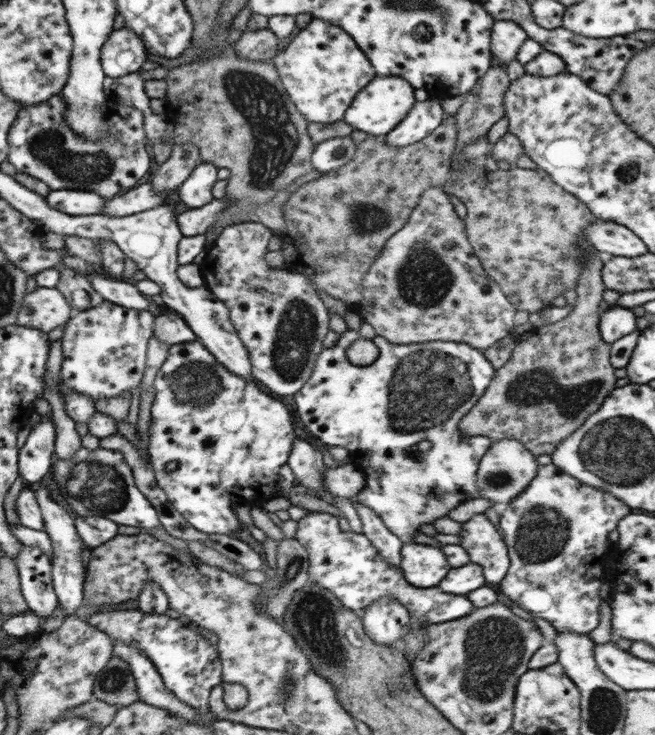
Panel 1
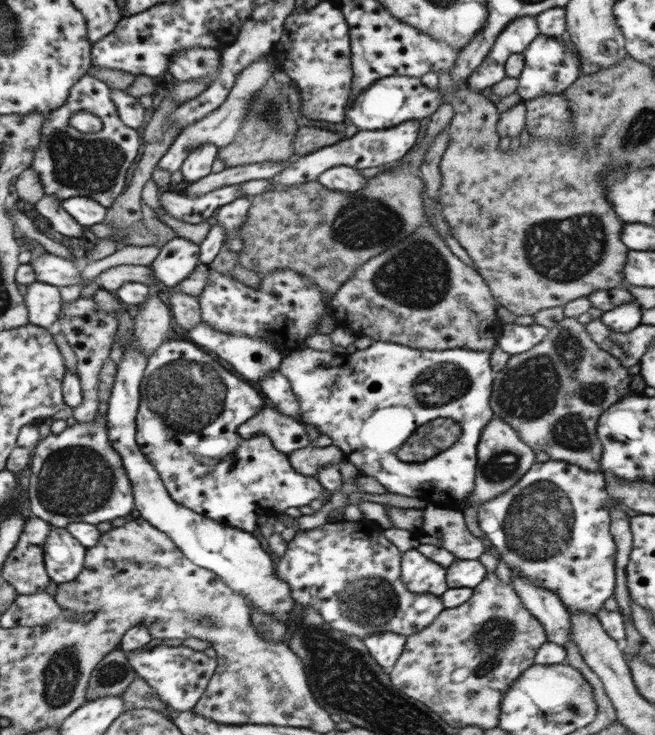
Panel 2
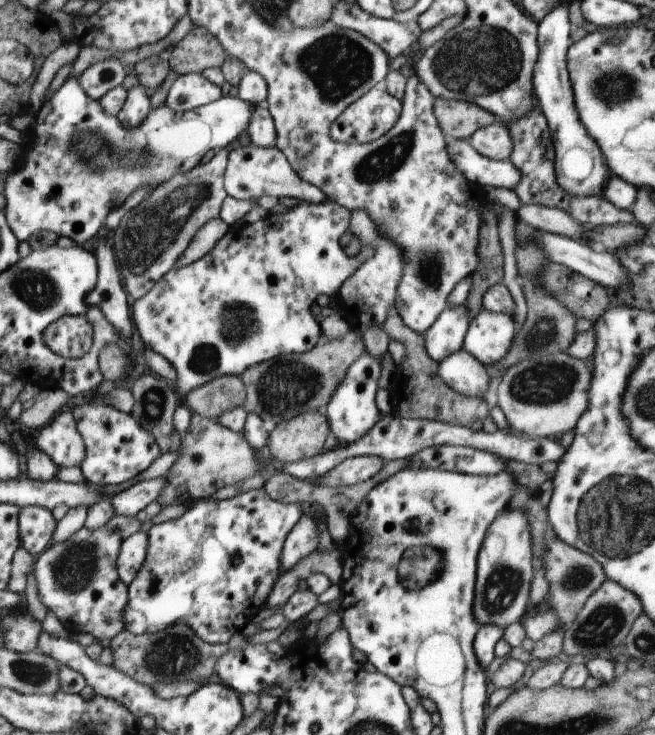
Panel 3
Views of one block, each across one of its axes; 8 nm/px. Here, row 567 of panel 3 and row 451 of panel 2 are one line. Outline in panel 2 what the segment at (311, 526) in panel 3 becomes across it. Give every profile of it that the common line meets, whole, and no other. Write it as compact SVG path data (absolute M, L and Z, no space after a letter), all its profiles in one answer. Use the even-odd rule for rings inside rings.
M269 407L262 408L262 412L238 427L237 431L246 439L262 433L272 439L279 452L287 455L310 445L310 437L300 420Z

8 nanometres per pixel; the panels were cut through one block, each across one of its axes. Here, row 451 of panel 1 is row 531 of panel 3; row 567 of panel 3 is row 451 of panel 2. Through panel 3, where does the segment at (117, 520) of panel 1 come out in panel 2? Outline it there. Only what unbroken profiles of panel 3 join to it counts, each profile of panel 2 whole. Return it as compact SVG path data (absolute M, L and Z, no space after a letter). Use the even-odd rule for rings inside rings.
M96 414L94 422L76 422L60 433L40 439L33 448L30 465L30 510L52 528L65 528L73 523L110 523L135 509L132 484L121 457L110 445L104 414Z

